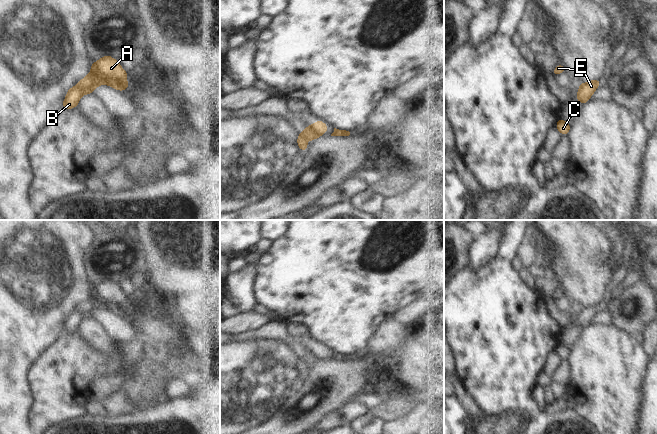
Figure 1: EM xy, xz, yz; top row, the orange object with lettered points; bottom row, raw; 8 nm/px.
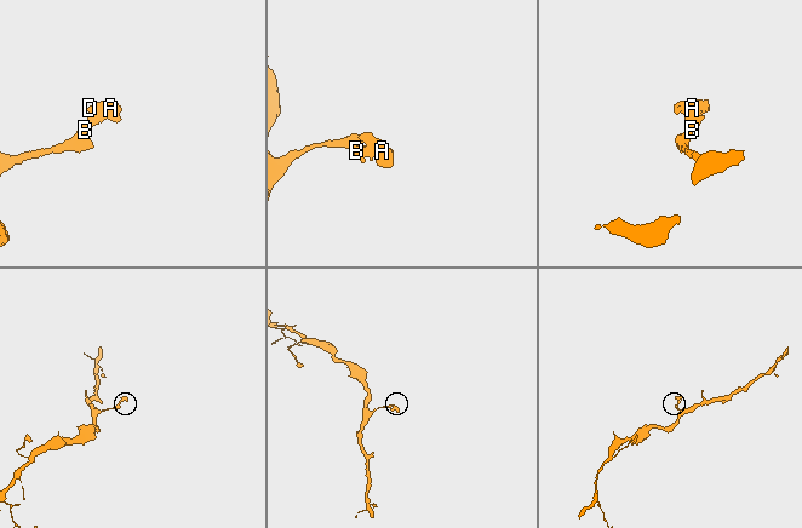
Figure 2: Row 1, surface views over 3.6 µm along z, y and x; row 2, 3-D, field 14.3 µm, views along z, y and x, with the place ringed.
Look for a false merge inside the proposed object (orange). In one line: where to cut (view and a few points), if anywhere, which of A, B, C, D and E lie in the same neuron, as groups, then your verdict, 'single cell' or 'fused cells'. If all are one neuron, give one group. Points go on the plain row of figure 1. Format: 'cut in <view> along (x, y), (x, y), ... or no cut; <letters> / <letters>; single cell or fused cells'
cut in xy along (77, 308), (82, 318); A D / B C E; fused cells

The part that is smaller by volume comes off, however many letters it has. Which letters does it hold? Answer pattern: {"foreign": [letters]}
{"foreign": ["A", "D"]}

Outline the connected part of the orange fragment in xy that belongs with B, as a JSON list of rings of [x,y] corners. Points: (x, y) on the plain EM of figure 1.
[[[76,308],[74,311],[71,311],[67,314],[67,318],[63,324],[61,331],[72,334],[78,330],[81,321],[81,313],[79,312],[79,309]]]

